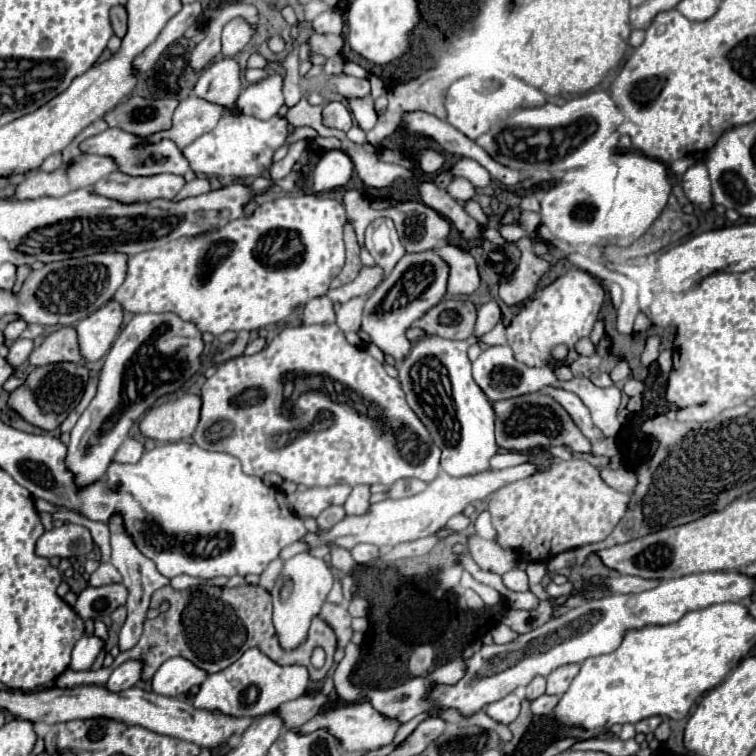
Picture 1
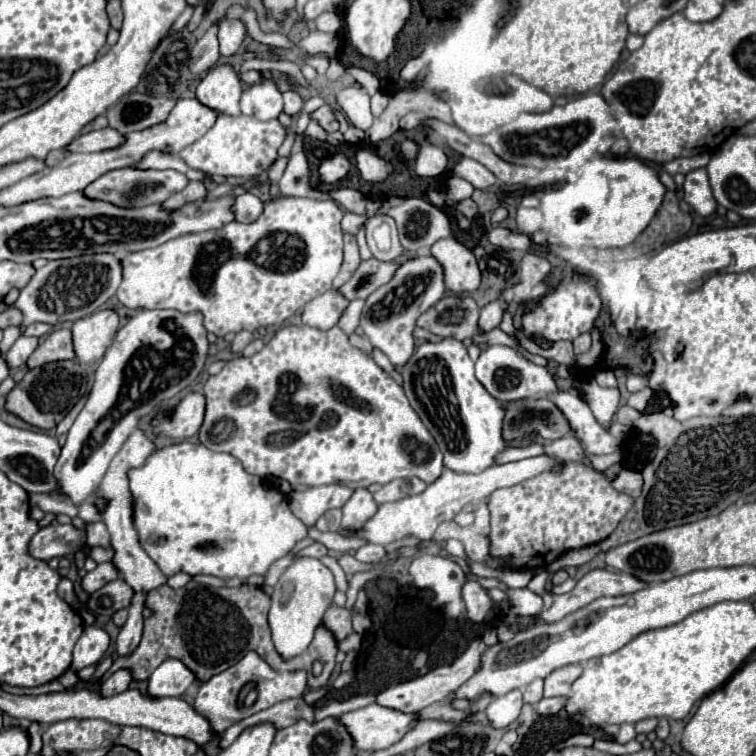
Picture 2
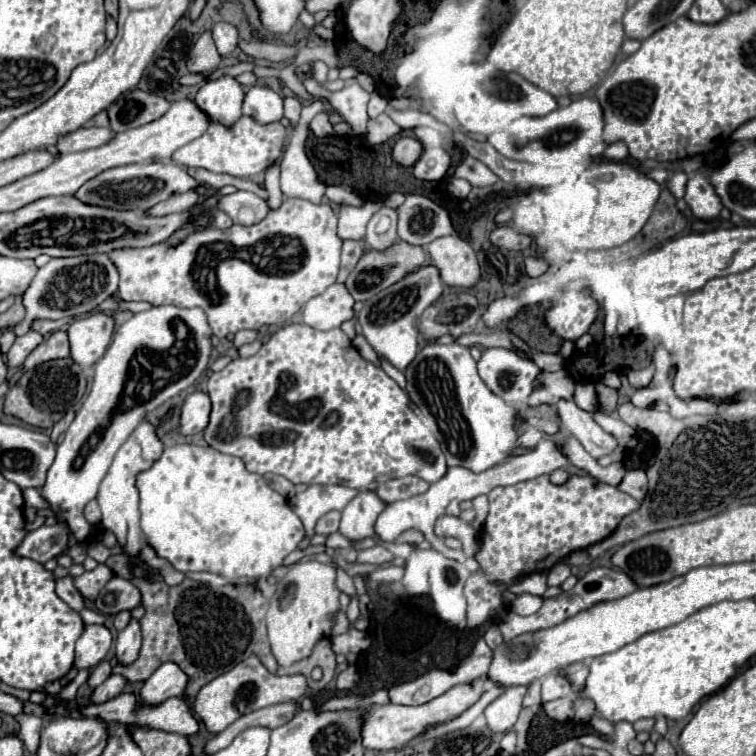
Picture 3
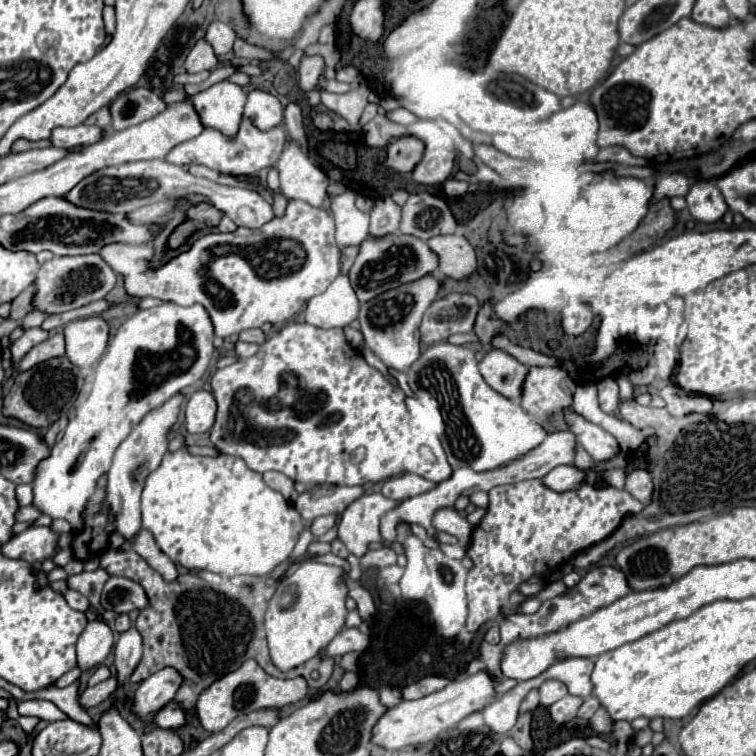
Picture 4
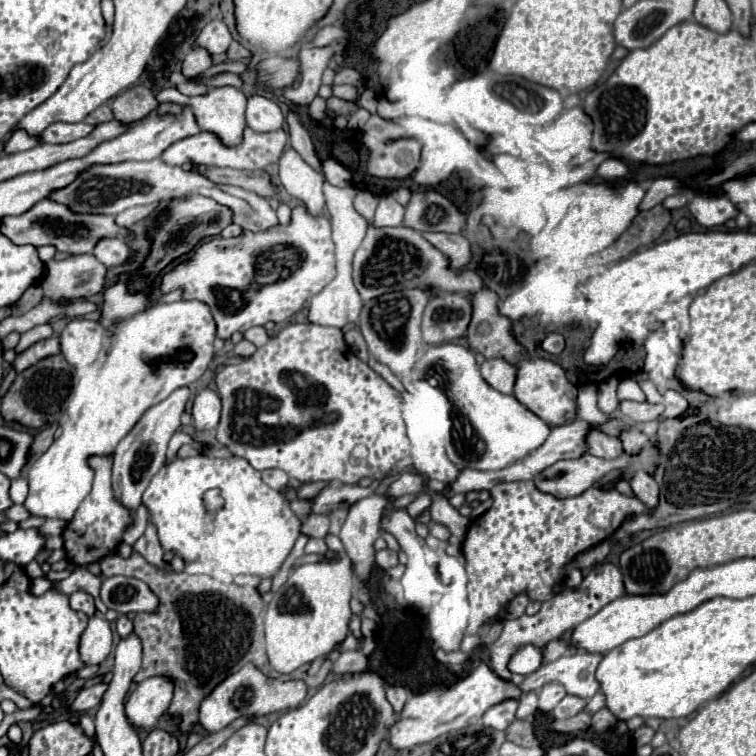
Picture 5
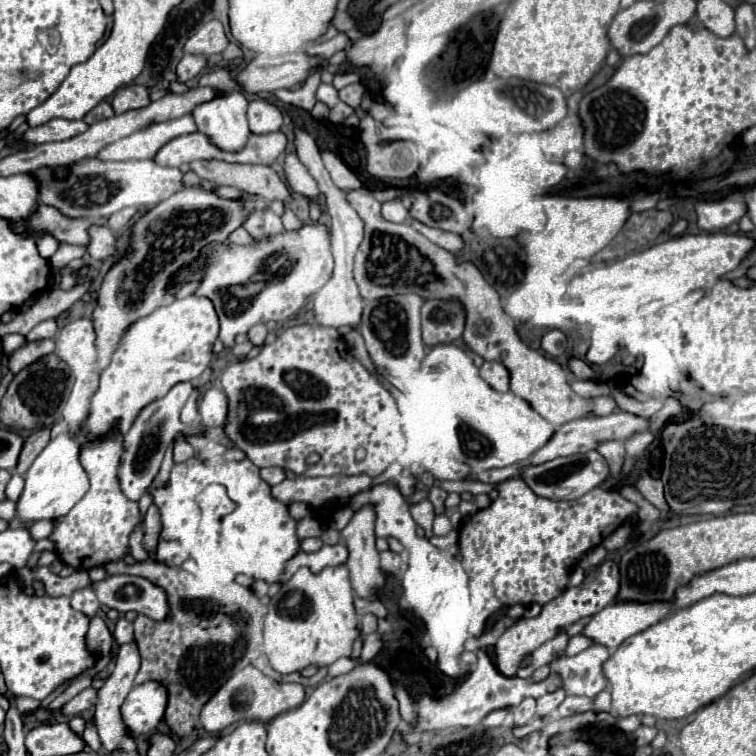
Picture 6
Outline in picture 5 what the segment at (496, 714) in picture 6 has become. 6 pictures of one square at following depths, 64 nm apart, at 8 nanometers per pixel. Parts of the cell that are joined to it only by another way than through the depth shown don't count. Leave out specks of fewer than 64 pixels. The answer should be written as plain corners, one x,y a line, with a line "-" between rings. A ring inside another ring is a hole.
514,698
502,700
484,712
482,722
484,726
494,728
494,730
506,730
516,718
516,708
518,708
518,700

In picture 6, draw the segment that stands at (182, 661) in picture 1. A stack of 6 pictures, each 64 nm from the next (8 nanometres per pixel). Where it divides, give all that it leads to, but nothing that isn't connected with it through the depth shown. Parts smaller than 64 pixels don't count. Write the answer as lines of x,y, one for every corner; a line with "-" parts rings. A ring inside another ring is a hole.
156,680
134,686
122,704
122,718
132,736
152,732
164,716
168,690

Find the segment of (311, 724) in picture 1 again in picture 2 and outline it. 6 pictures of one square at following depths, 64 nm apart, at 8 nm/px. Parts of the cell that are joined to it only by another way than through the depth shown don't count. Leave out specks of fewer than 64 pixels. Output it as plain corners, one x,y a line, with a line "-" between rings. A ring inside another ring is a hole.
376,704
346,712
336,718
346,728
356,750
384,750
398,742
412,726
414,714
400,714

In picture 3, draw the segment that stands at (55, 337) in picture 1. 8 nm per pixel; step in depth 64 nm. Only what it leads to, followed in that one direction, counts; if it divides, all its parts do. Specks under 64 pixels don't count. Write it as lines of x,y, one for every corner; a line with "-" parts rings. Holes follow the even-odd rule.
64,330
52,332
48,338
44,338
44,342
34,348
30,352
30,356
24,362
24,368
36,368
48,360
56,360
56,358
68,358
70,356
70,342
68,342
68,334

